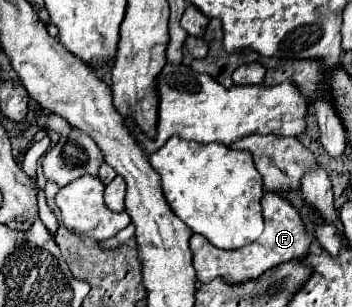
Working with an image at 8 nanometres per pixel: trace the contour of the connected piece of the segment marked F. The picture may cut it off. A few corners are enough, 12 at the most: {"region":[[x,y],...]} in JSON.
{"region":[[278,192],[262,198],[262,236],[220,250],[190,238],[198,282],[228,284],[308,252],[314,236]]}

